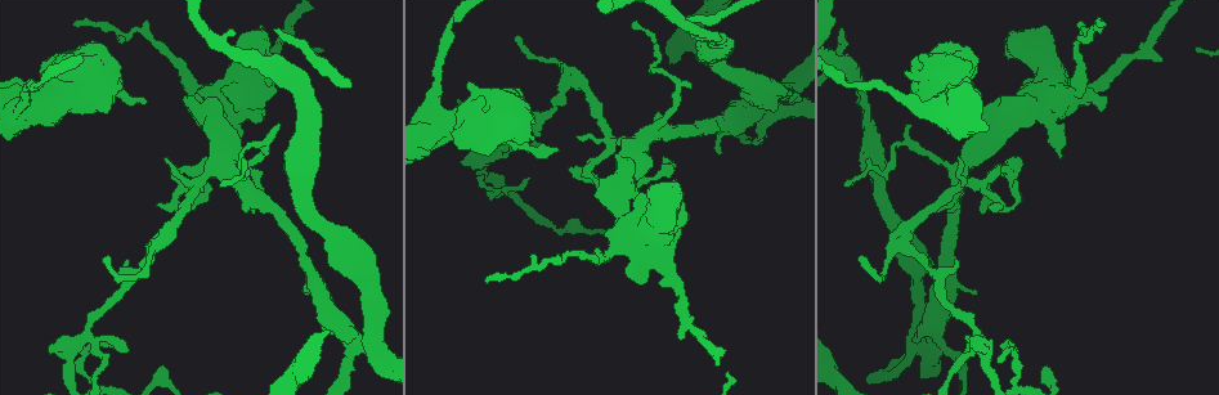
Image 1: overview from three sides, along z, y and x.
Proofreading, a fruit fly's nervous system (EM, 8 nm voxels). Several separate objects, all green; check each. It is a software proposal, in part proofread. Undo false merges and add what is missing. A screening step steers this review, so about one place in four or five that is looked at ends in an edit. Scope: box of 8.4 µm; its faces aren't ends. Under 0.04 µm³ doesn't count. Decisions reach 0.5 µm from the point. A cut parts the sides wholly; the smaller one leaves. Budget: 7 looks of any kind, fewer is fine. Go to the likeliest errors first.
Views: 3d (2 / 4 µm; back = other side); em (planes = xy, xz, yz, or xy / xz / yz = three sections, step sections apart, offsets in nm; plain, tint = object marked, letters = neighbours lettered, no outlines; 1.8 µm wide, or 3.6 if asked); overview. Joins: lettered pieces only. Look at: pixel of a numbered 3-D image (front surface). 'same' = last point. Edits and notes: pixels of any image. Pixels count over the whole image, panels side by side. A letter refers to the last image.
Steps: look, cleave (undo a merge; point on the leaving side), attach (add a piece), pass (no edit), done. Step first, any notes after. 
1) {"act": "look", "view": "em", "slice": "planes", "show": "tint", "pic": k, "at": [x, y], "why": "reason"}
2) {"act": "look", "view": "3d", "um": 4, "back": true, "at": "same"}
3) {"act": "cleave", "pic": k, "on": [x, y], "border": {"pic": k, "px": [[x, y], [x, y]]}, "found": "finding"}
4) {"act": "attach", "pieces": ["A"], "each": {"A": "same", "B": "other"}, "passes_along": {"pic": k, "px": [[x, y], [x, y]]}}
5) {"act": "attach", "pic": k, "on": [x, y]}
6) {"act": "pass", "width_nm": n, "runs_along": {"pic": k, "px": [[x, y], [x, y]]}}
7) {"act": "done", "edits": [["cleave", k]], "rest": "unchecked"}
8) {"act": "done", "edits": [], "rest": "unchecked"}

{"act": "look", "view": "em", "slice": "planes", "show": "tint", "pic": 1, "at": [192, 171], "why": "abrupt turn"}

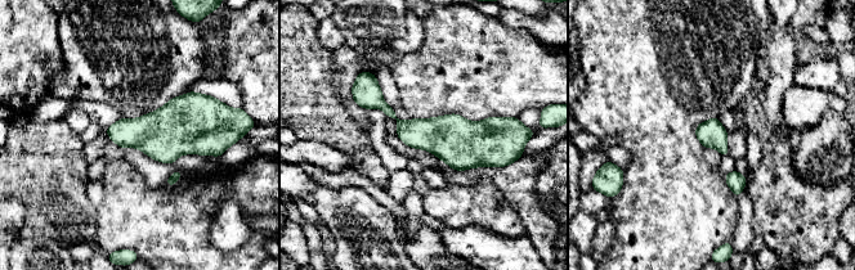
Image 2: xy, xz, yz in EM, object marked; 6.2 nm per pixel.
{"act": "look", "view": "em", "slice": "planes", "show": "letters", "at": "same", "why": "what lies round it"}

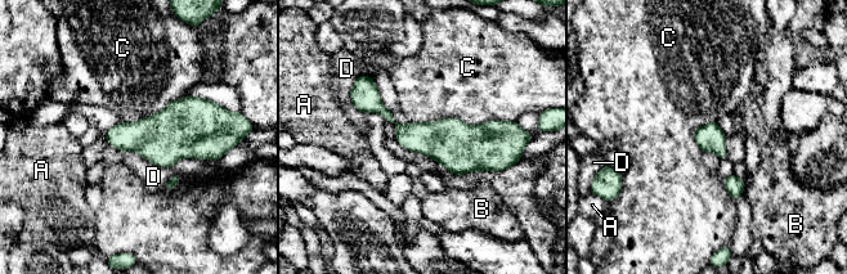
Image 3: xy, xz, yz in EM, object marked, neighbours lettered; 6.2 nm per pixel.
{"act": "pass", "each": {"A": "other", "B": "other", "C": "other", "D": "other"}, "border": {"pic": 3, "px": [[372, 76], [381, 103], [409, 124]]}, "found": "all the same neuron"}

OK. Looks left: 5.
{"act": "look", "view": "3d", "um": 4, "pic": 1, "at": [675, 180], "why": "stops while still wide"}

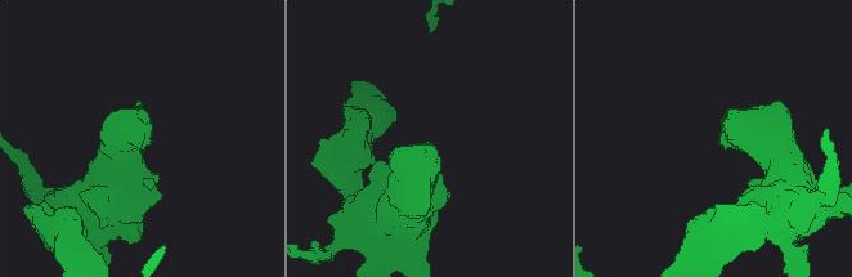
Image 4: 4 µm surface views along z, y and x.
{"act": "look", "view": "em", "um": 3.6, "slice": "xy", "step": 16, "show": "tint", "pic": 4, "at": [721, 145]}

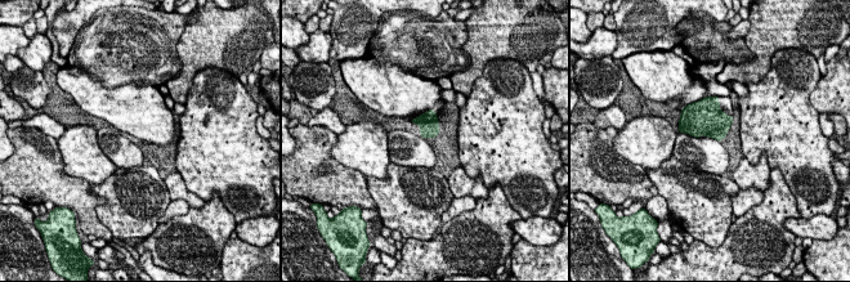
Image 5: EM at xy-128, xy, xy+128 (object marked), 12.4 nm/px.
{"act": "look", "view": "em", "um": 3.6, "slice": "planes", "show": "letters", "at": "same", "why": "another direction"}

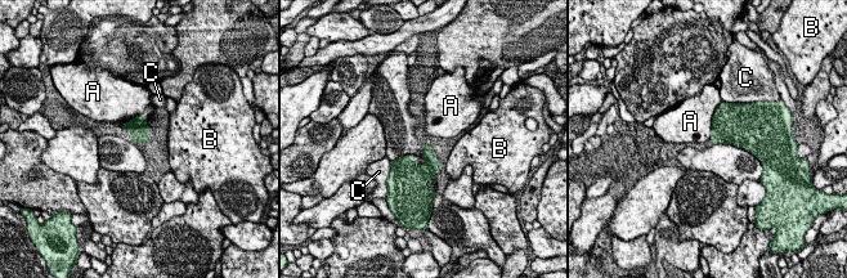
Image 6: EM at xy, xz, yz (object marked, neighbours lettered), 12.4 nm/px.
{"act": "pass", "each": {"A": "other", "B": "other", "C": "other"}, "border": {"pic": 6, "px": [[721, 102], [708, 138]]}, "found": "no lettered piece goes on from it"}

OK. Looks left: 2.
{"act": "look", "view": "em", "slice": "planes", "show": "letters", "pic": 1, "at": [518, 40], "why": "tapers out"}

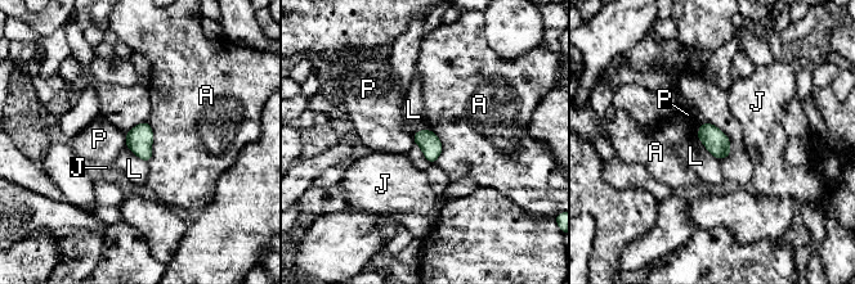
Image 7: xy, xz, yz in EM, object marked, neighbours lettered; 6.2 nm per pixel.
{"act": "pass", "longest_contact_nm": ["A", 260], "each": {"A": "other", "J": "other", "L": "other", "P": "other"}, "border": {"pic": 7, "px": [[697, 138], [719, 161]]}, "found": "no lettered piece goes on from it"}

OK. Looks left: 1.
{"act": "done", "edits": [], "rest": "unchecked"}

